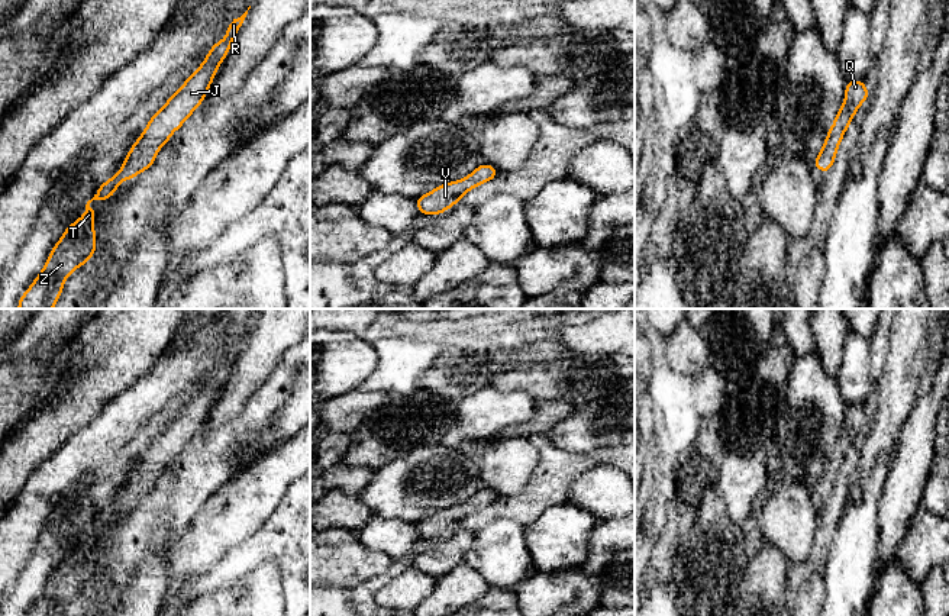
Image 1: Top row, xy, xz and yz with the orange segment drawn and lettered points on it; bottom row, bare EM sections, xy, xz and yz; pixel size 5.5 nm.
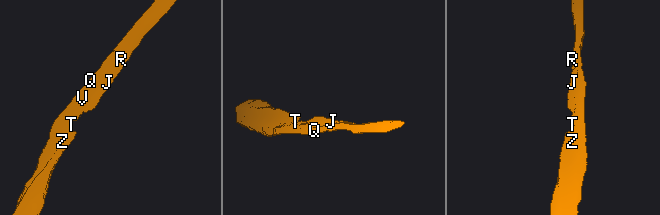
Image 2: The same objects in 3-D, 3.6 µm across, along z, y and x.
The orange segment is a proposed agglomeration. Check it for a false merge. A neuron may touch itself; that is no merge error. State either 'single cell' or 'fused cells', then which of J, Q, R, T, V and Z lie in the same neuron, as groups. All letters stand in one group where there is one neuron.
single cell; groups J Q R T V Z

